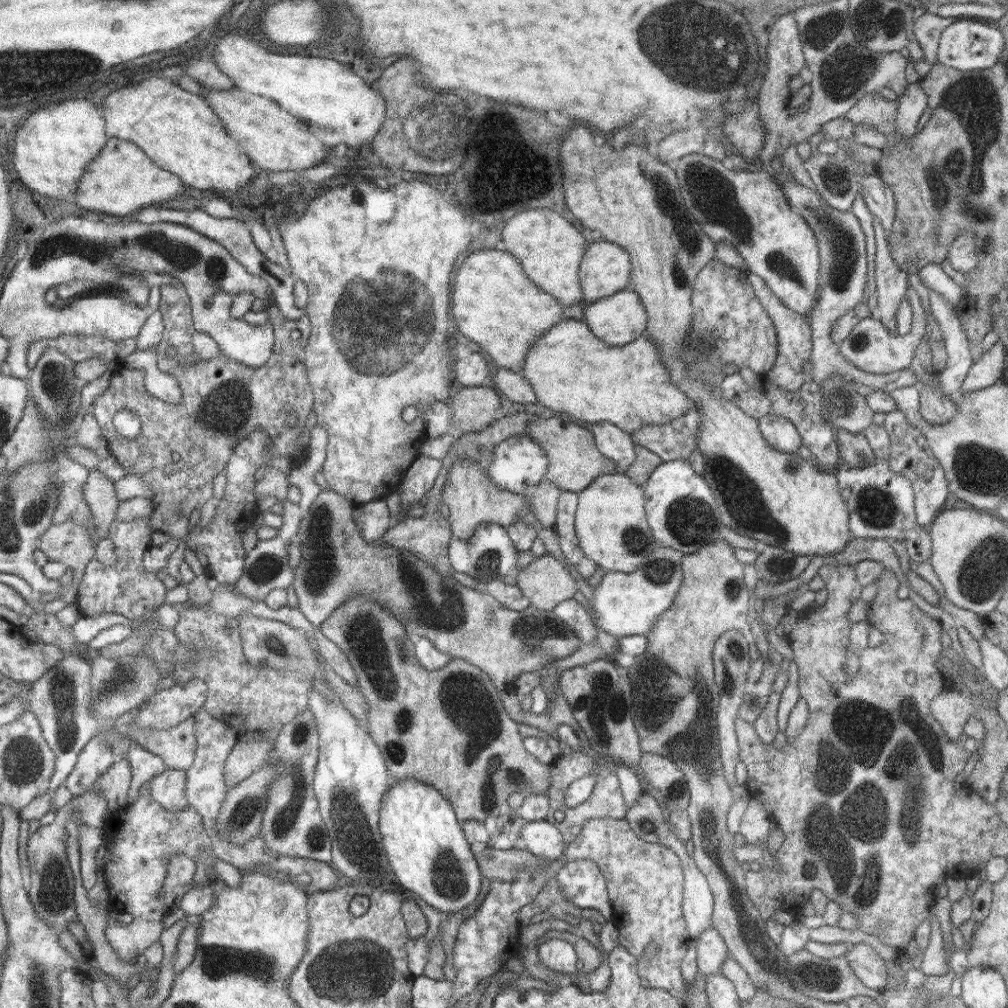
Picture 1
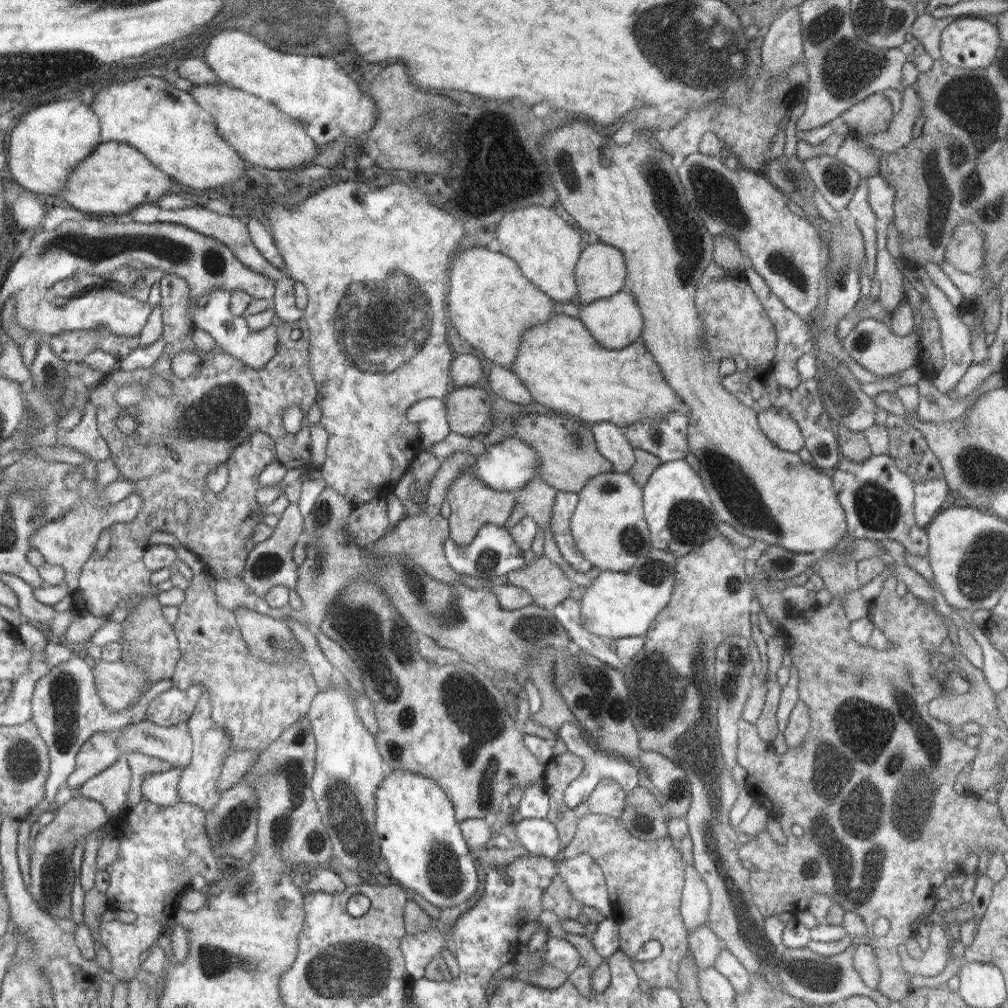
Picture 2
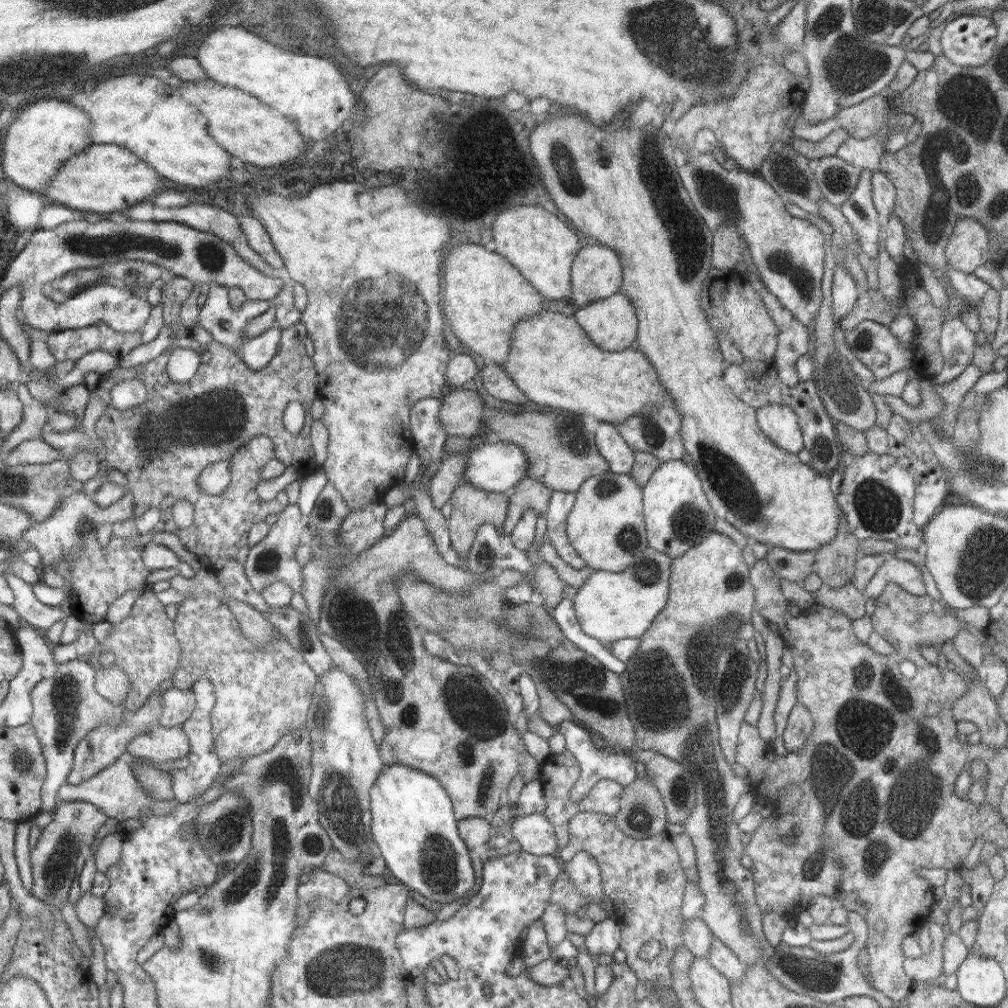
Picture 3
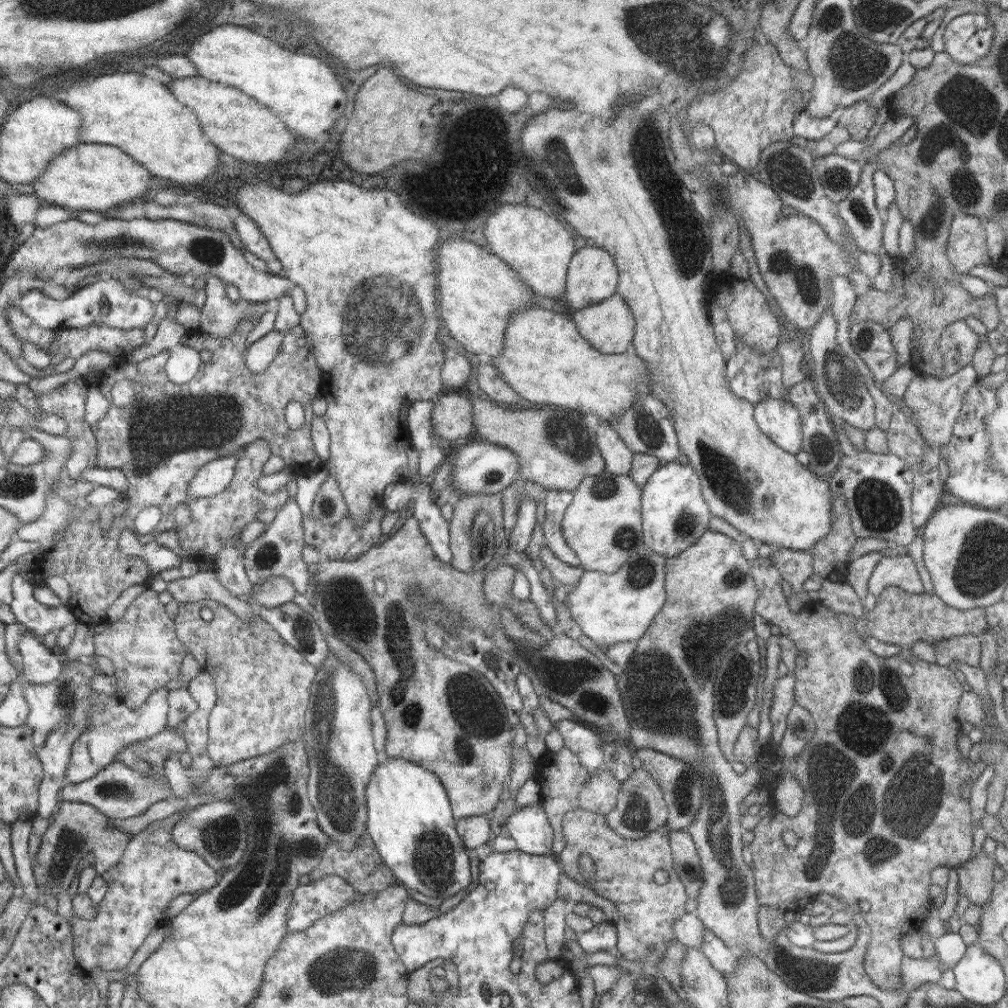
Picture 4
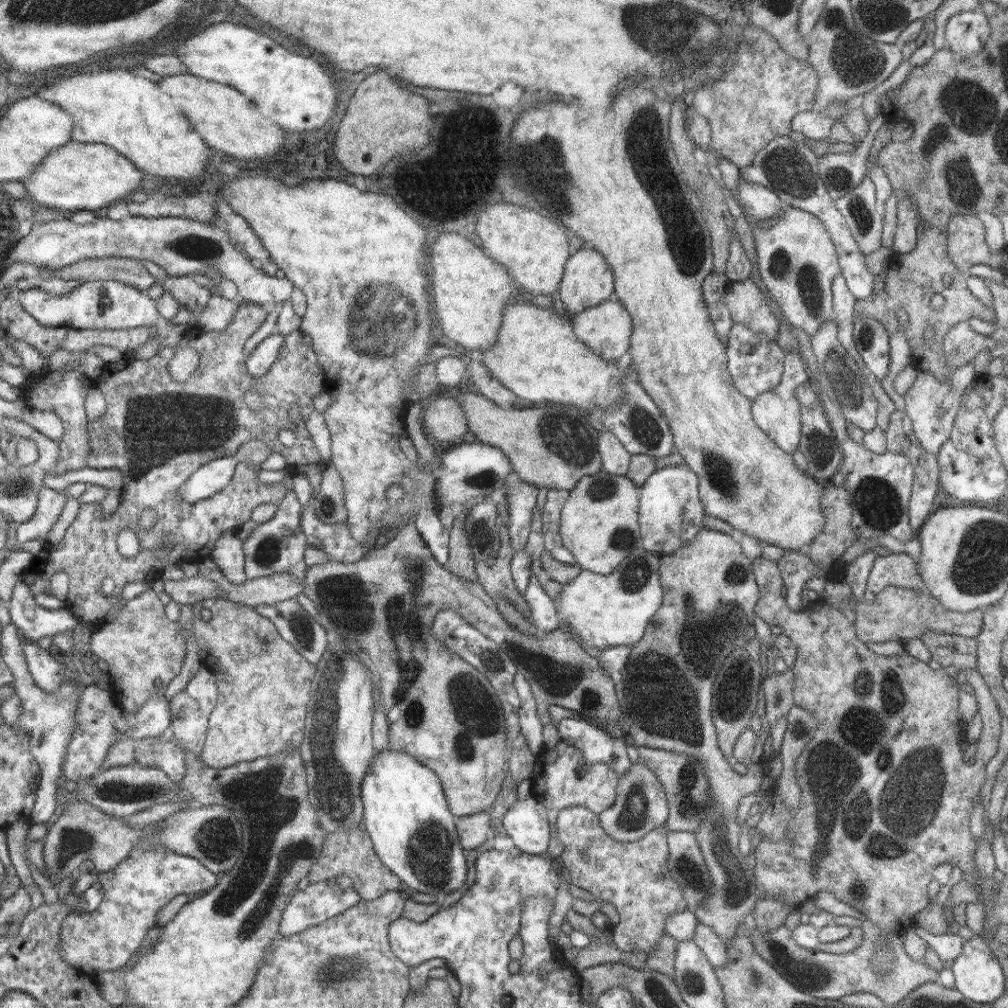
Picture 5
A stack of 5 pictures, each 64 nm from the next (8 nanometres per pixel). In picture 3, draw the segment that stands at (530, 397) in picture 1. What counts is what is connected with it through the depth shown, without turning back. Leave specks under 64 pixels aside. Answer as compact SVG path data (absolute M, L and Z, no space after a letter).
M489 364L489 366L485 366L479 372L479 376L481 376L483 388L493 398L499 398L503 402L521 404L521 406L529 400L529 396L525 396L521 392L521 388L517 388L517 384L513 384L513 380L505 374L505 368L501 368L501 364Z

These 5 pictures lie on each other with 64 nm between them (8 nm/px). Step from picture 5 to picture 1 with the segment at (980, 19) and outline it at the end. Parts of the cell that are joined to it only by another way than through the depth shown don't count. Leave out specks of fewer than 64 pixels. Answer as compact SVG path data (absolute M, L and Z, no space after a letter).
M957 20L949 24L939 40L939 50L937 50L937 62L943 66L967 72L967 70L981 70L981 68L991 68L999 62L999 56L1003 54L1005 48L1005 38L999 30L989 28L981 22L971 22L971 20Z

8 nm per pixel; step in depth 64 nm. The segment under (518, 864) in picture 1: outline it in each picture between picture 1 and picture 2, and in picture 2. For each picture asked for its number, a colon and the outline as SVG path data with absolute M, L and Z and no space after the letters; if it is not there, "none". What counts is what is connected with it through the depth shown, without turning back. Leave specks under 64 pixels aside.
2: M497 844L497 846L489 848L489 850L487 850L487 848L473 848L469 854L471 854L473 864L475 864L475 868L477 868L479 888L477 888L477 892L475 892L465 904L459 904L459 906L457 906L461 914L469 912L471 906L475 906L477 900L483 896L485 880L489 880L489 878L487 878L487 872L489 872L487 868L509 866L509 864L513 864L513 862L515 862L517 858L521 858L521 856L531 856L531 852L529 852L525 846L521 846L521 844L517 844L517 852L511 852L511 848L505 846L505 844Z

